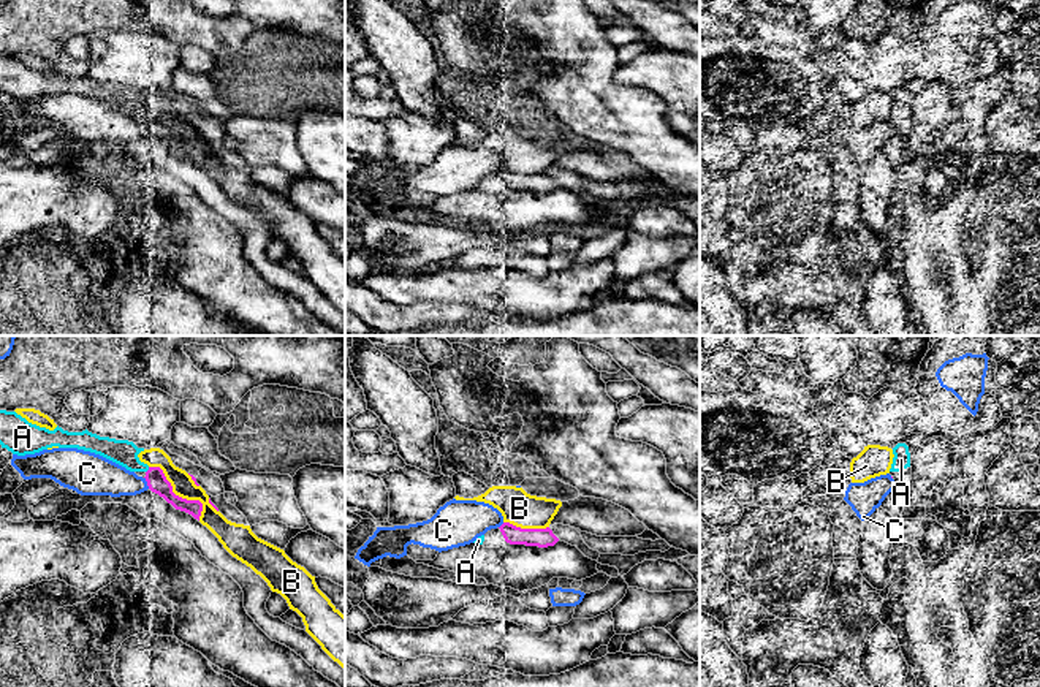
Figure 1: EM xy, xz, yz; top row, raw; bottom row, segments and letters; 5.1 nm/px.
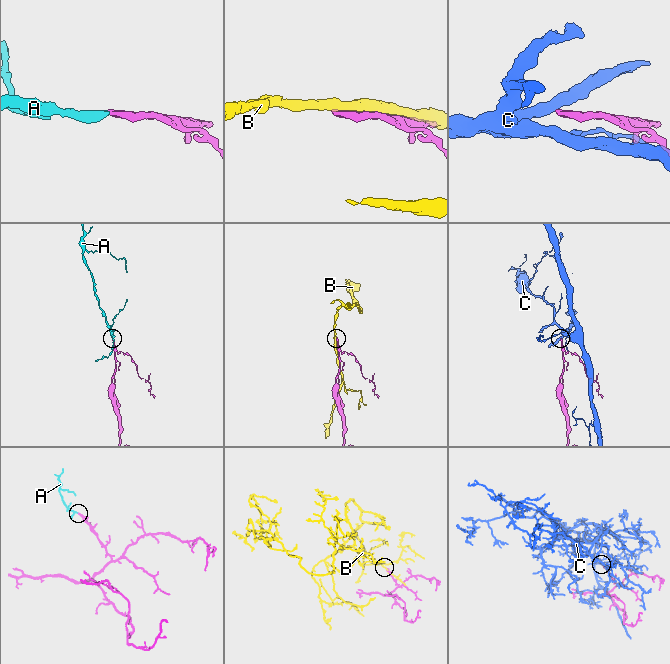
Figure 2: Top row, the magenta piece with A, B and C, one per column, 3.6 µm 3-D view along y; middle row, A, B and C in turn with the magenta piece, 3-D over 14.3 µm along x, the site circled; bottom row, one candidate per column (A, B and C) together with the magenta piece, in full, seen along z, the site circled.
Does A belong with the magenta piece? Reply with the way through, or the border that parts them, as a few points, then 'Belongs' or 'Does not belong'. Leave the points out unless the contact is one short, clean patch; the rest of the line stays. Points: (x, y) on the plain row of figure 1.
Belongs

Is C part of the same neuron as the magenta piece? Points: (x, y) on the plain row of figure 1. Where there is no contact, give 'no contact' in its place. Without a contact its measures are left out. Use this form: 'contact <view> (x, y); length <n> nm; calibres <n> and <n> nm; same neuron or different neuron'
contact xy (148, 129); length 70 nm; calibres 100 and 190 nm; different neuron

